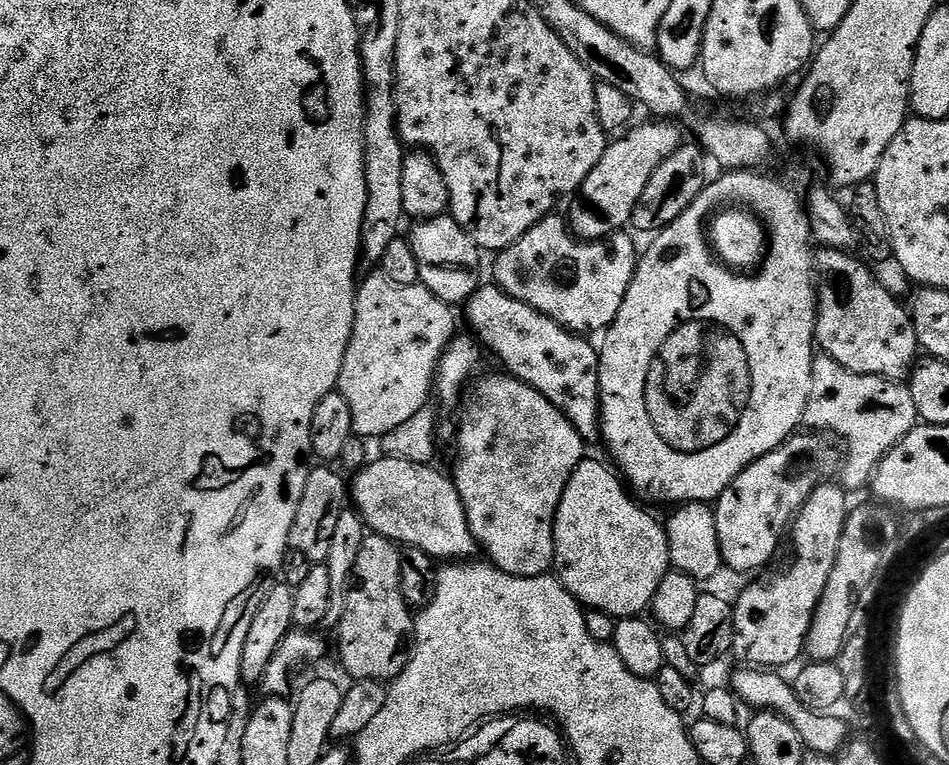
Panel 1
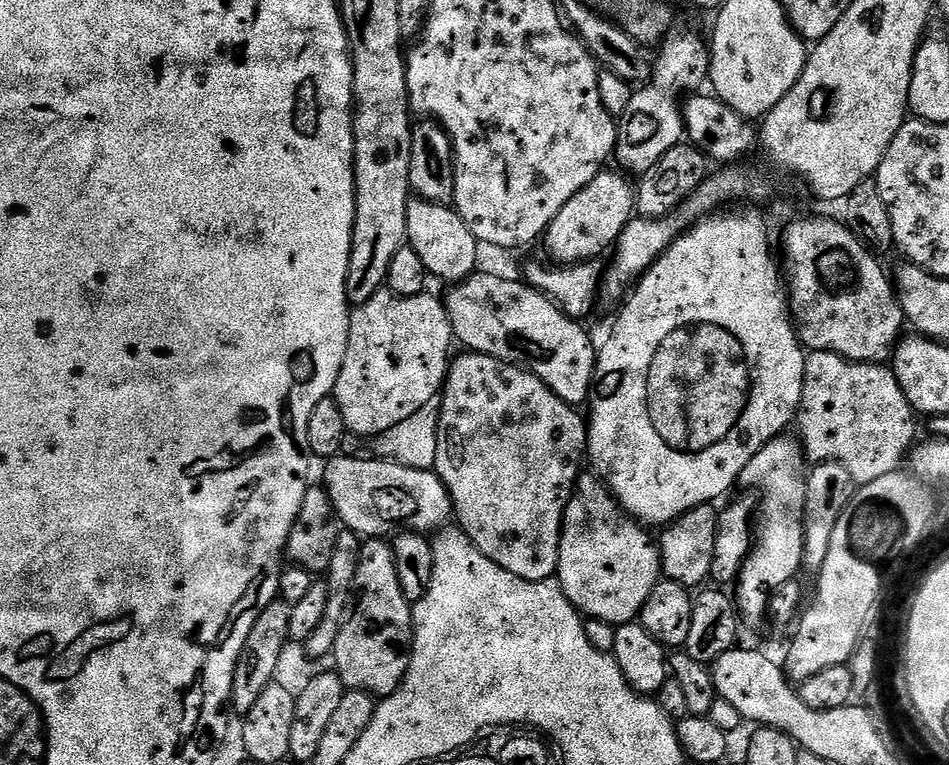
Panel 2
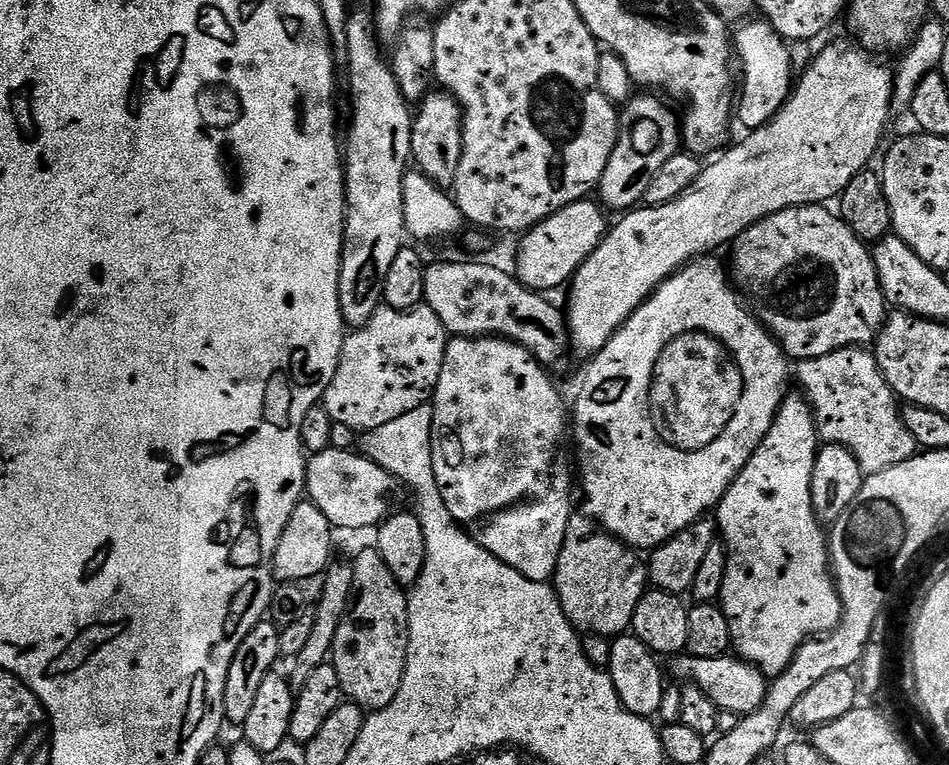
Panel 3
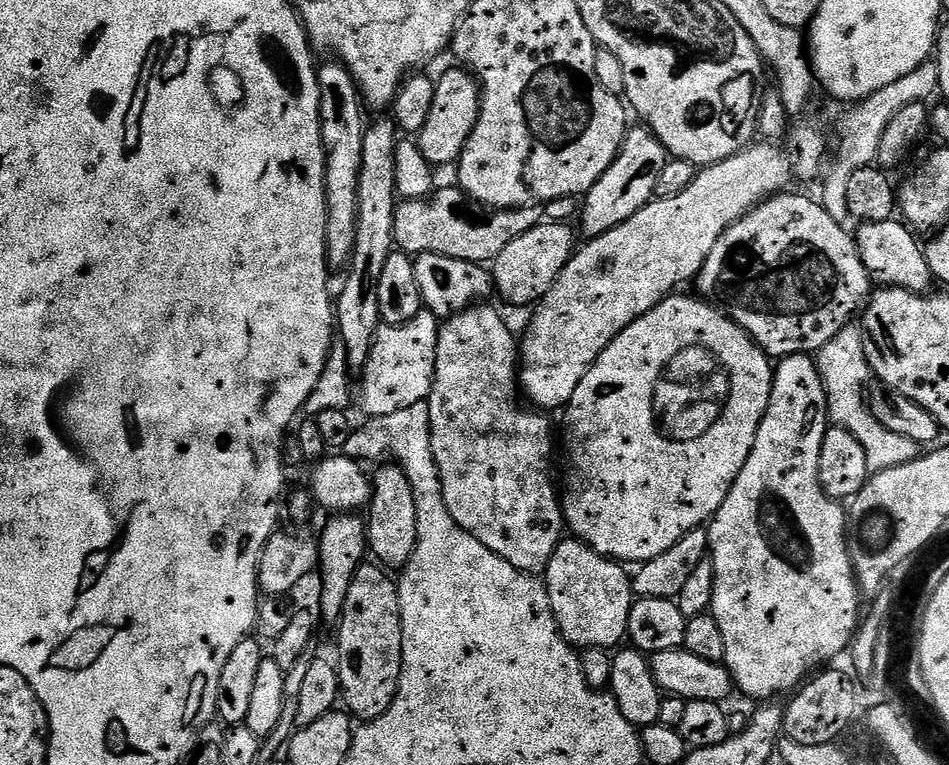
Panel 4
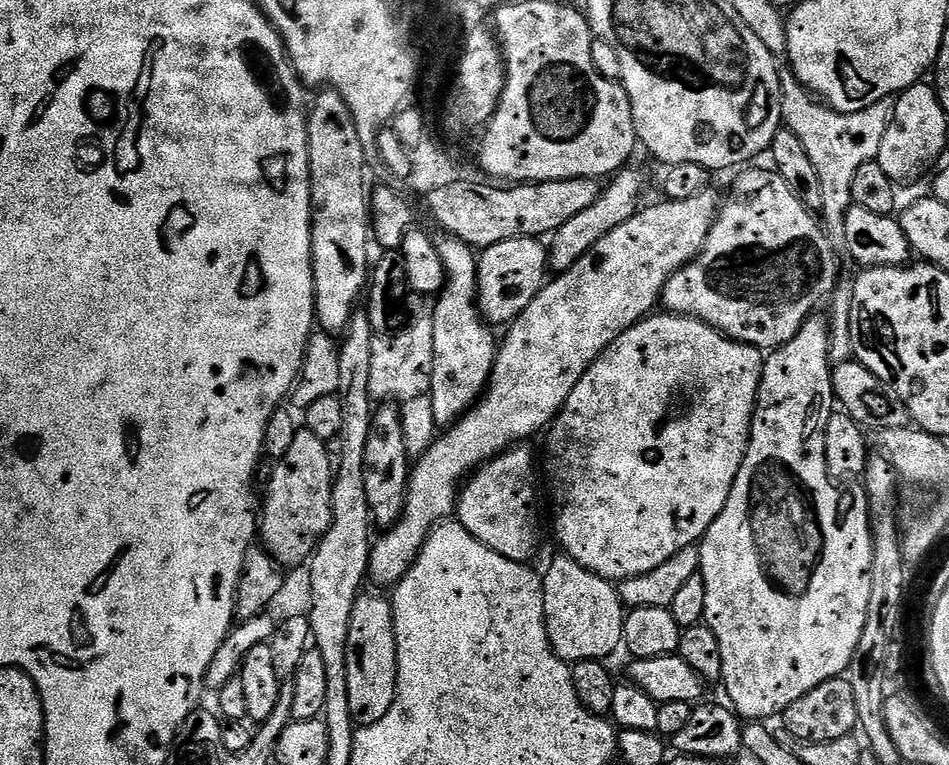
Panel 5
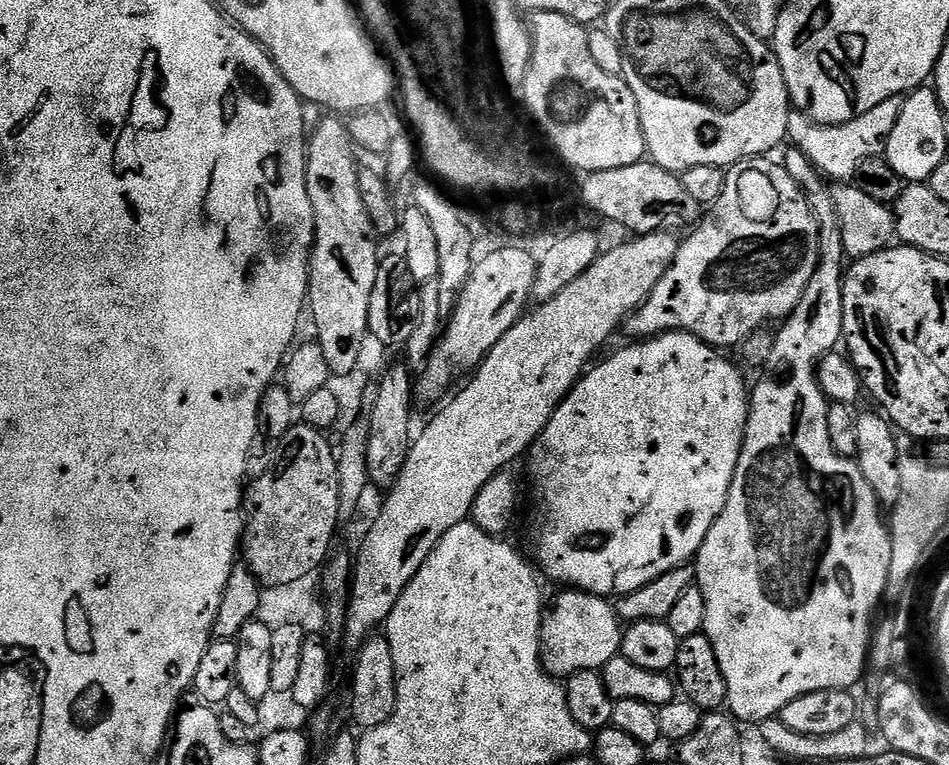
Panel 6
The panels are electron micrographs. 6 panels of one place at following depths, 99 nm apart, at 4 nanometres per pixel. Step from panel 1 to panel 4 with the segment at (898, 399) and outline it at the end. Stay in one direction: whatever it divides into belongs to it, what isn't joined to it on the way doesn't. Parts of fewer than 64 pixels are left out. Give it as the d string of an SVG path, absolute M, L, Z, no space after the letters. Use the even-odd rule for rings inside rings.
M849 326L838 330L838 334L834 334L834 338L830 338L830 342L826 342L826 346L815 353L814 359L826 390L829 421L835 427L850 430L850 434L858 438L869 469L902 466L906 462L914 462L922 455L921 445L910 442L910 438L902 438L902 434L894 434L894 430L886 430L886 426L882 426L882 422L870 414L866 385L873 379L873 374L866 358L863 327Z

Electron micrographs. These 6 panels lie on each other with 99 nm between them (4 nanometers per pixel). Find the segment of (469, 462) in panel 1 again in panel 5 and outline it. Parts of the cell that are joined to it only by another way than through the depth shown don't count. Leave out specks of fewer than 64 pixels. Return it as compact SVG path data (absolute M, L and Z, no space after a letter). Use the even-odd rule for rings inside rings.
M447 234L435 237L438 258L442 258L444 267L444 287L440 289L435 297L436 309L430 312L434 322L434 366L432 367L432 409L434 410L434 422L437 429L444 430L456 423L460 417L466 415L477 400L484 394L488 386L488 380L492 377L496 353L498 351L498 336L489 327L480 314L478 297L480 287L478 286L478 263L477 253L466 242ZM513 446L503 456L495 456L463 485L458 496L455 515L464 527L482 546L490 546L502 558L510 558L519 564L531 561L531 556L540 548L540 516L536 513L536 460L528 446Z

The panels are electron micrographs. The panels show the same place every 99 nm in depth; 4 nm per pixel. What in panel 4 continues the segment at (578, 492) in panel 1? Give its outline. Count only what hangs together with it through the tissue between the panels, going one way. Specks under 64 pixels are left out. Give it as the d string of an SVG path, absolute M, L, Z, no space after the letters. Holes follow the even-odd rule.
M564 538L545 566L542 579L558 630L573 648L612 650L620 639L627 637L634 593L632 576L621 561L598 554L581 540Z

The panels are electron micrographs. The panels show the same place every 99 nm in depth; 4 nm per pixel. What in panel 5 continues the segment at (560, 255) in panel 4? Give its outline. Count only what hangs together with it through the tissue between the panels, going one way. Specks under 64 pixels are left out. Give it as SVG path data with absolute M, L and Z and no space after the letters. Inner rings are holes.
M537 237L530 238L514 238L510 242L498 242L498 246L490 246L483 249L479 253L478 263L478 286L480 294L478 303L480 305L480 314L484 317L489 325L507 326L513 320L517 320L522 314L522 310L526 310L526 306L530 306L530 302L534 302L534 298L543 290L546 283L546 277L549 275L549 249L541 243Z

